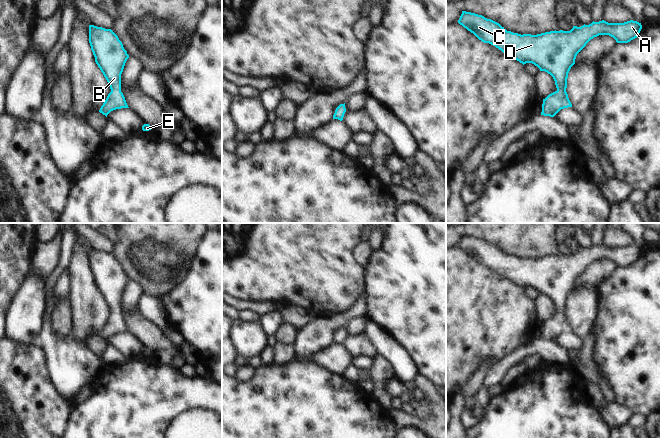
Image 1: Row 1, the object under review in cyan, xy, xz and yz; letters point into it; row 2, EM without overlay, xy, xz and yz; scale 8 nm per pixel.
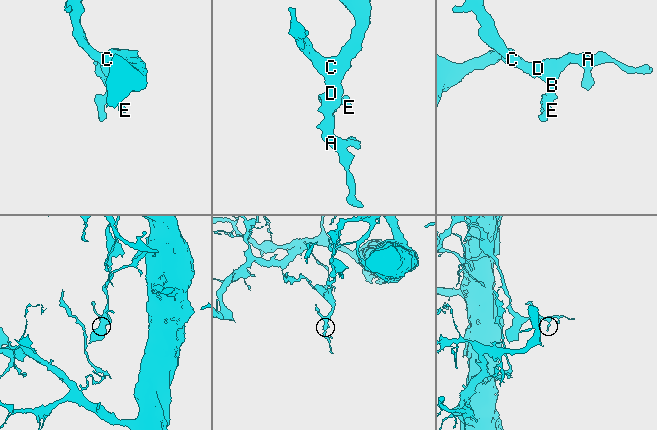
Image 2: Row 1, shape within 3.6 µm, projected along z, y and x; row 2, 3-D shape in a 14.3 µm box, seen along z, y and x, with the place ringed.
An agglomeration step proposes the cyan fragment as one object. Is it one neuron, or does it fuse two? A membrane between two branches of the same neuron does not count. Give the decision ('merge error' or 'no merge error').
no merge error

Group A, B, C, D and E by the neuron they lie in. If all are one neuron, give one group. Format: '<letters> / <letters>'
A B C D E

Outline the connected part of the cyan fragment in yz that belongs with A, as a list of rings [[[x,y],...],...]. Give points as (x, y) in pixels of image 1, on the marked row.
[[[462,11],[458,23],[479,40],[489,43],[523,65],[532,63],[540,71],[550,74],[557,90],[543,99],[541,115],[554,117],[561,109],[572,107],[566,92],[567,78],[577,54],[599,35],[609,35],[617,43],[628,43],[637,38],[642,25],[637,21],[608,23],[604,20],[570,31],[550,31],[537,35],[507,31],[499,23],[482,15]]]

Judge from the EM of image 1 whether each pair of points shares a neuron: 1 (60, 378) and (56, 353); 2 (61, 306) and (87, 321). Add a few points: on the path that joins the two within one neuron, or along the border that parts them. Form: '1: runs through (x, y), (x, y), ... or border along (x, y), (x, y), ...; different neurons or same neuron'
1: runs through (60, 372), (60, 359); same neuron
2: border along (68, 298), (71, 314), (71, 332); different neurons

